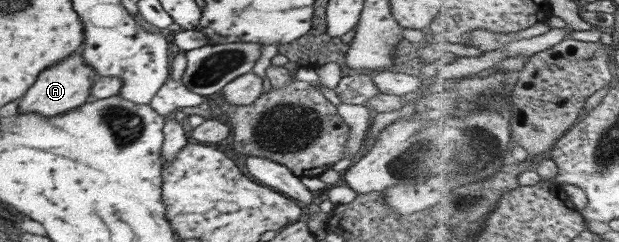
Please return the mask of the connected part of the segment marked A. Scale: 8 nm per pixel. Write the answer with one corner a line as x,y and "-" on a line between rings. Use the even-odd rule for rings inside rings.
79,46
64,60
41,70
33,84
21,96
17,112
37,112
43,118
53,118
69,110
75,110
77,106
89,100
90,88
95,77
96,72
83,60
81,46

